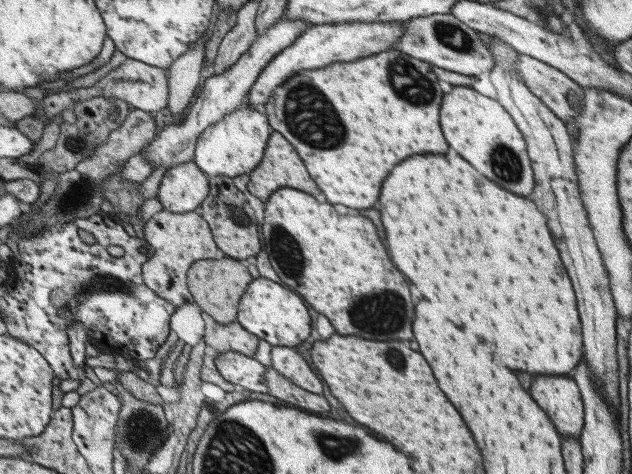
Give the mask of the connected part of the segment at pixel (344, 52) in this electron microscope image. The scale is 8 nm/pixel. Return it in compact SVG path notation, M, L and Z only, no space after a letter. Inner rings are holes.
M351 22L350 24L319 24L311 26L305 33L298 36L295 42L282 50L259 75L251 89L249 104L264 110L270 97L274 95L277 87L283 86L293 75L299 71L323 68L331 62L353 62L357 56L369 56L375 52L383 52L393 47L401 38L404 27L399 22Z

